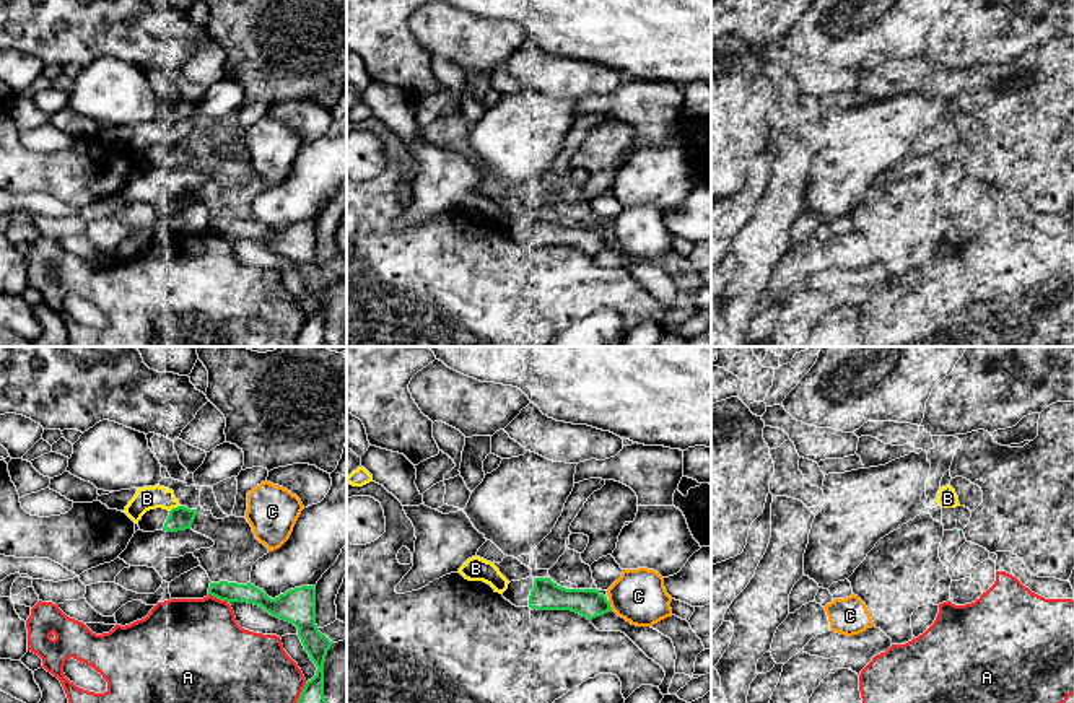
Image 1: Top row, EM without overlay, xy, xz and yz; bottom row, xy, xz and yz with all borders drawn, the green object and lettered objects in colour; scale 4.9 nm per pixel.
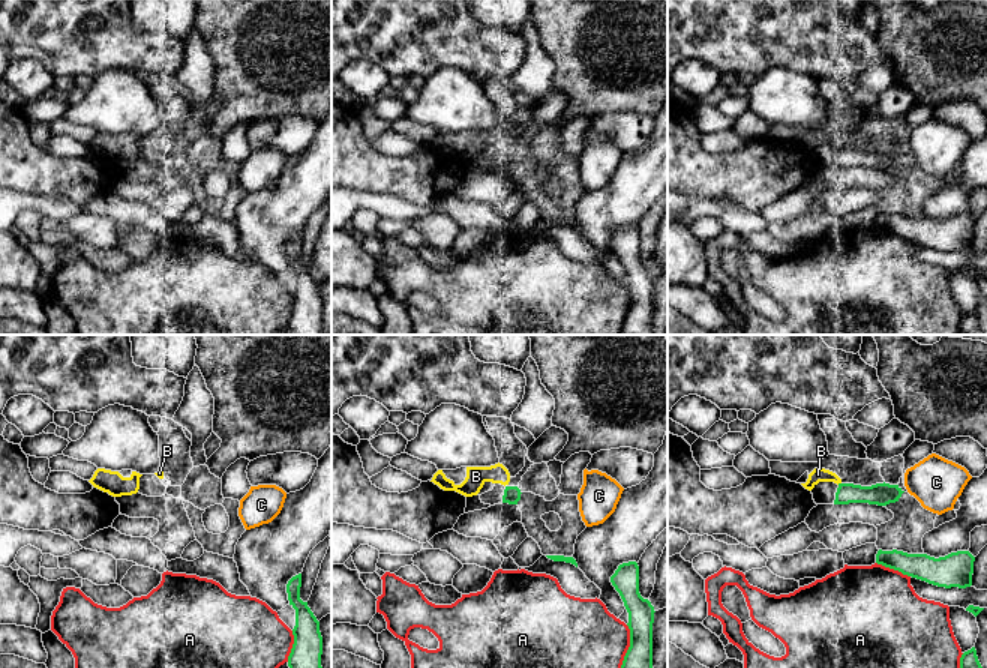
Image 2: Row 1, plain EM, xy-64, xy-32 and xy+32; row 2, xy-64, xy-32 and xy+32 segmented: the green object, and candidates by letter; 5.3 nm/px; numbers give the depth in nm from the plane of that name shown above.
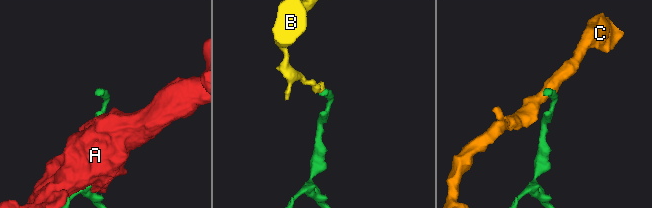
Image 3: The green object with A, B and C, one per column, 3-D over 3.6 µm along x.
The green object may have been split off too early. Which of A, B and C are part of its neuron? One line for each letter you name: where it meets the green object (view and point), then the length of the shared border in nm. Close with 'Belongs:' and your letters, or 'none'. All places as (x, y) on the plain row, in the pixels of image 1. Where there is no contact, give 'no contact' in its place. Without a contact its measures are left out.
Belongs: none

